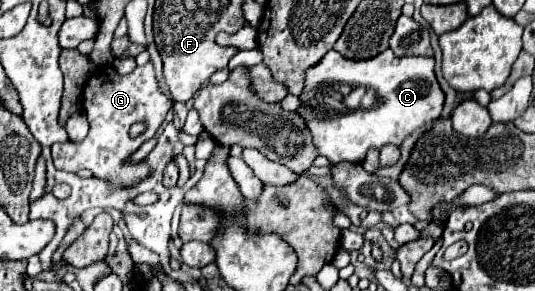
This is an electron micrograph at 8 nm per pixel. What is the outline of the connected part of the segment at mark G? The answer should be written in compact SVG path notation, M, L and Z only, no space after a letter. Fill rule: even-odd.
M147 63L145 67L137 67L131 75L121 77L115 73L112 66L98 67L95 75L85 83L83 89L83 111L89 119L89 135L81 143L55 143L51 145L53 165L61 171L79 171L91 169L95 177L113 181L115 185L133 185L139 179L149 175L149 167L133 163L123 165L123 161L141 147L147 139L155 135L159 125L163 123L167 111L173 107L173 101L159 91L153 65ZM133 123L145 123L145 131L139 137L131 137L129 129Z

